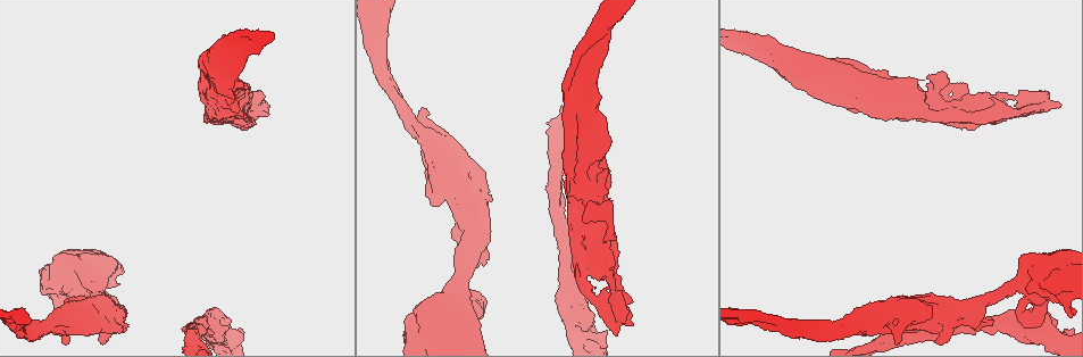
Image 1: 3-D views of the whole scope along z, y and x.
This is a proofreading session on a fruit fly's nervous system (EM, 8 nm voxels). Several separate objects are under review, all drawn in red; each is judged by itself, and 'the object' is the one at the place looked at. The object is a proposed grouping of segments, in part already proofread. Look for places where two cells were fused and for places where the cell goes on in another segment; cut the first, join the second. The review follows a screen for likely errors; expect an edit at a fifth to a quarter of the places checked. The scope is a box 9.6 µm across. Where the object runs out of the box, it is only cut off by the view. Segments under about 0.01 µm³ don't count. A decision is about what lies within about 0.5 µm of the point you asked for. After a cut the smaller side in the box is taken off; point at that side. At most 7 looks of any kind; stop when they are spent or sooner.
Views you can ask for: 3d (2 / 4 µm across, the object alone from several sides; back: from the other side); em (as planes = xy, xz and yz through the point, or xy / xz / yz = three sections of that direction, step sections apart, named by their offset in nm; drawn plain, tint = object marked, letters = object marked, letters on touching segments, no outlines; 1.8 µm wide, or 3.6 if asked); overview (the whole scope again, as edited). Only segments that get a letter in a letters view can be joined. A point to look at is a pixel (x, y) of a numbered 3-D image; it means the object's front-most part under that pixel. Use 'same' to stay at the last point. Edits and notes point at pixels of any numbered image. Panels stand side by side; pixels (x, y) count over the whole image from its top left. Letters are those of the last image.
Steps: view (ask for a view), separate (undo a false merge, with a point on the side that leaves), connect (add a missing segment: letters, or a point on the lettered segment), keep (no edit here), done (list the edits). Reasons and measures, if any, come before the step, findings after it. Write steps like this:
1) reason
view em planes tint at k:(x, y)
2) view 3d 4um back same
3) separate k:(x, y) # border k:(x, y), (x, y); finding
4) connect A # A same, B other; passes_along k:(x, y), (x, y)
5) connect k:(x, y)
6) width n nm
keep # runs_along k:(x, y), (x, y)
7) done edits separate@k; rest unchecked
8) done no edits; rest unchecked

thick turns thin
view 3d 2um at 1:(999, 319)

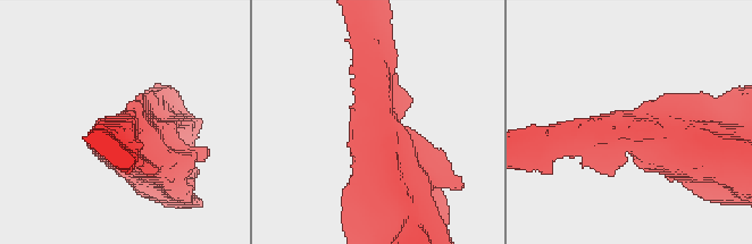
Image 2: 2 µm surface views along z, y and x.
arm_widths 220, 480 nm; now the EM
view em xy step 16 tint at 2:(128, 126)

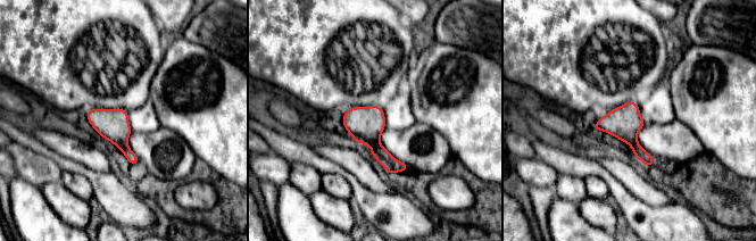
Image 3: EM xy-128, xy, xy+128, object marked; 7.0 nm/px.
view em planes letters same

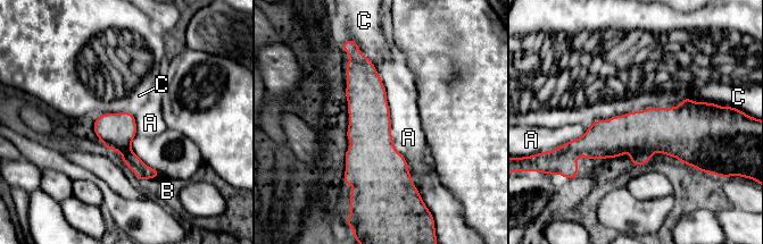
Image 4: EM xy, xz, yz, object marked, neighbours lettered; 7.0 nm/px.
keep # A other, B other, C other; border 4:(378, 73), (392, 144), (420, 194); all the same cell

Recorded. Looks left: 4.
an open end
view em 3.6um xy step 4 letters at 1:(967, 95)

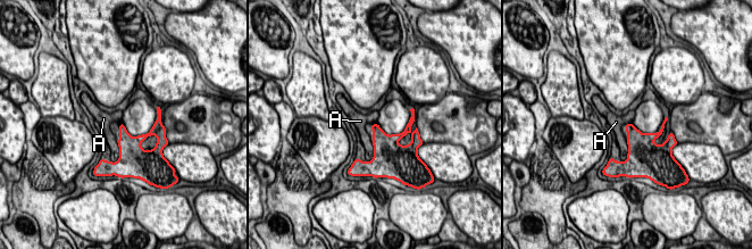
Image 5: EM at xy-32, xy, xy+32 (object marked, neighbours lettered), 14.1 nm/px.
keep # A other; none of them fits

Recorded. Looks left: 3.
view em xy step 8 letters at 1:(605, 169)

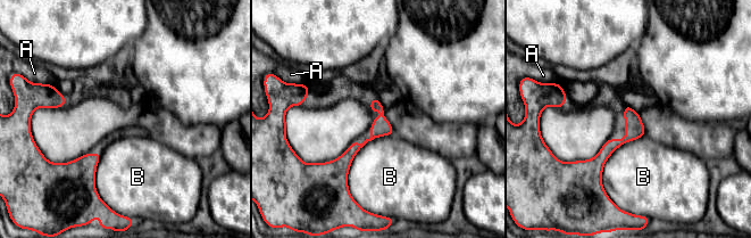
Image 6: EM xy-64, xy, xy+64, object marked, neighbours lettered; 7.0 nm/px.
keep # A other, B other; border 6:(393, 133), (355, 156), (350, 194); none of them fits

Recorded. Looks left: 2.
done no edits; rest unchecked

